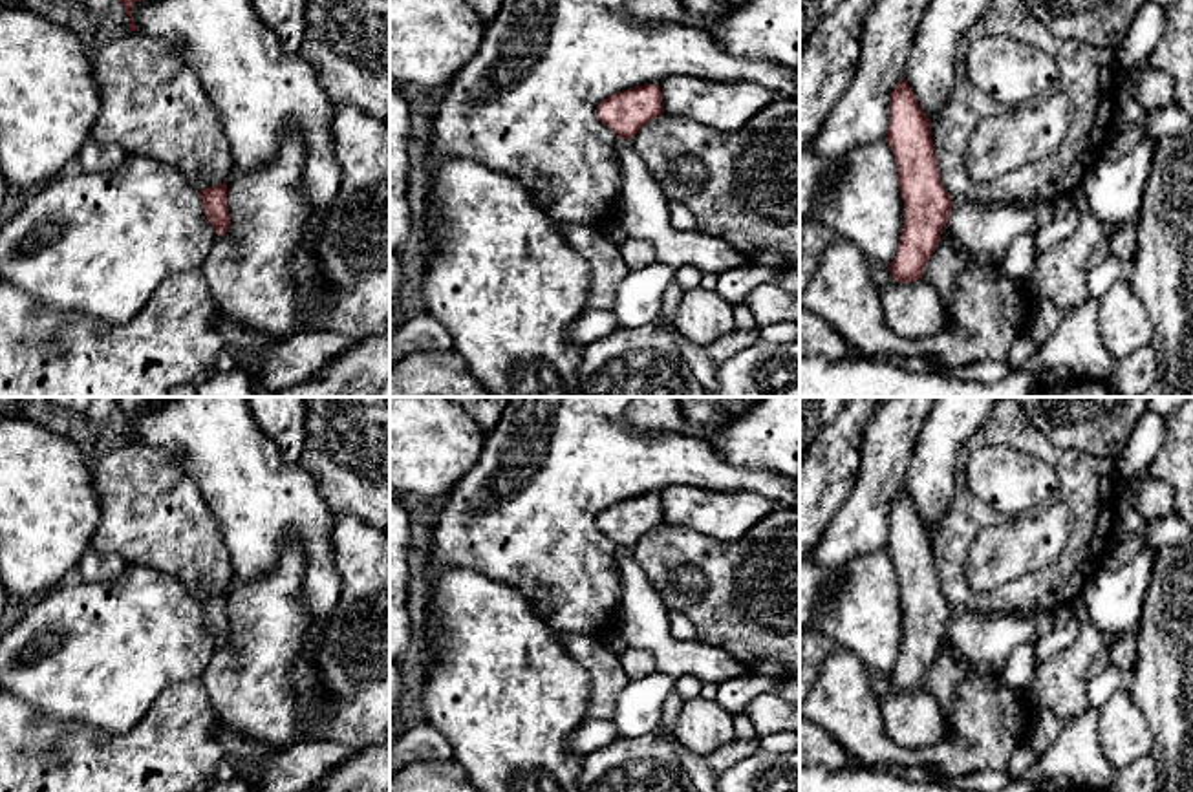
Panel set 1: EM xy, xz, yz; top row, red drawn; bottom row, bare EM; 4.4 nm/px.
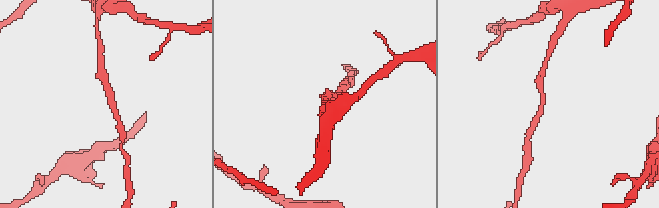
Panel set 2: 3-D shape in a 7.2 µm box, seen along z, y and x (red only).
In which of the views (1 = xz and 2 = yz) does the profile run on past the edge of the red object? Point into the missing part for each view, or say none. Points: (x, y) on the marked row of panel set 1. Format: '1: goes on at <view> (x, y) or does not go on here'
1: does not go on here
2: does not go on here

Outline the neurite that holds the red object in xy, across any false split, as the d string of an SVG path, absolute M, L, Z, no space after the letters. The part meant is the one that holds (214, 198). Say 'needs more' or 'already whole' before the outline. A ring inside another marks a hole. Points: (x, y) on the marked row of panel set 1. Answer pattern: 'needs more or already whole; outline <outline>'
already whole; outline M227 183L203 188L198 194L201 198L203 212L209 223L216 229L218 236L223 236L231 225Z

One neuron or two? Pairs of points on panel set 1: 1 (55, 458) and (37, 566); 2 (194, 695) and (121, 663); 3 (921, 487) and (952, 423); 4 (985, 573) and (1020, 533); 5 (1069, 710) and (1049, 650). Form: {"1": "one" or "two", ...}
{"1": "one", "2": "two", "3": "one", "4": "one", "5": "two"}

